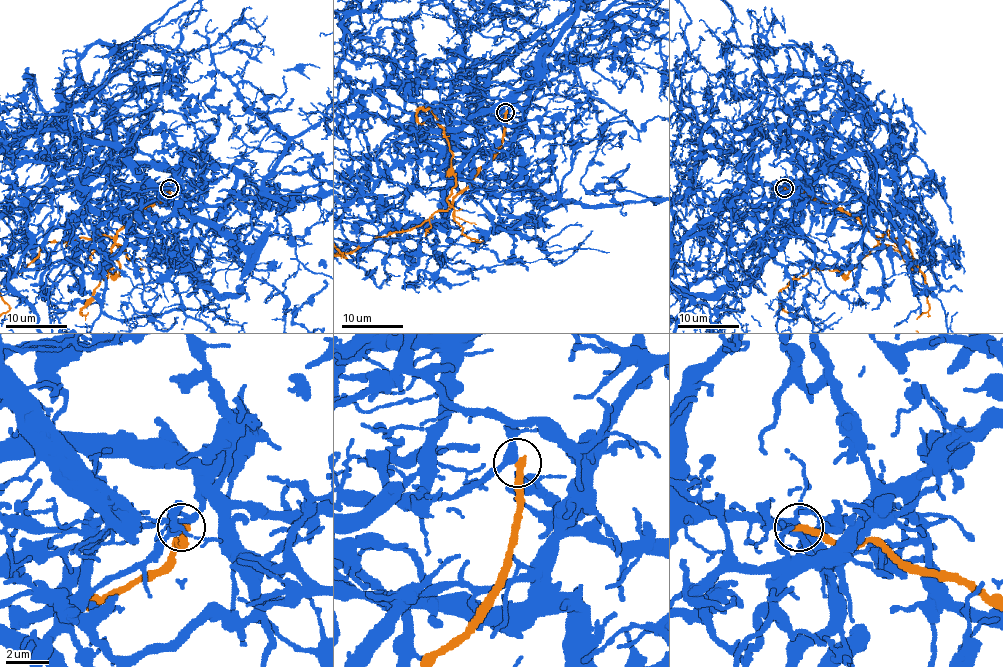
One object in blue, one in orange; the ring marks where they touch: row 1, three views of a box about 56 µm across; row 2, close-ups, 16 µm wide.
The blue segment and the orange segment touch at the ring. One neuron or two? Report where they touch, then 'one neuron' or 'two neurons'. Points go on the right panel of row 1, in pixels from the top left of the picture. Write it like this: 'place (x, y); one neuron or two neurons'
place (784, 188); two neurons

